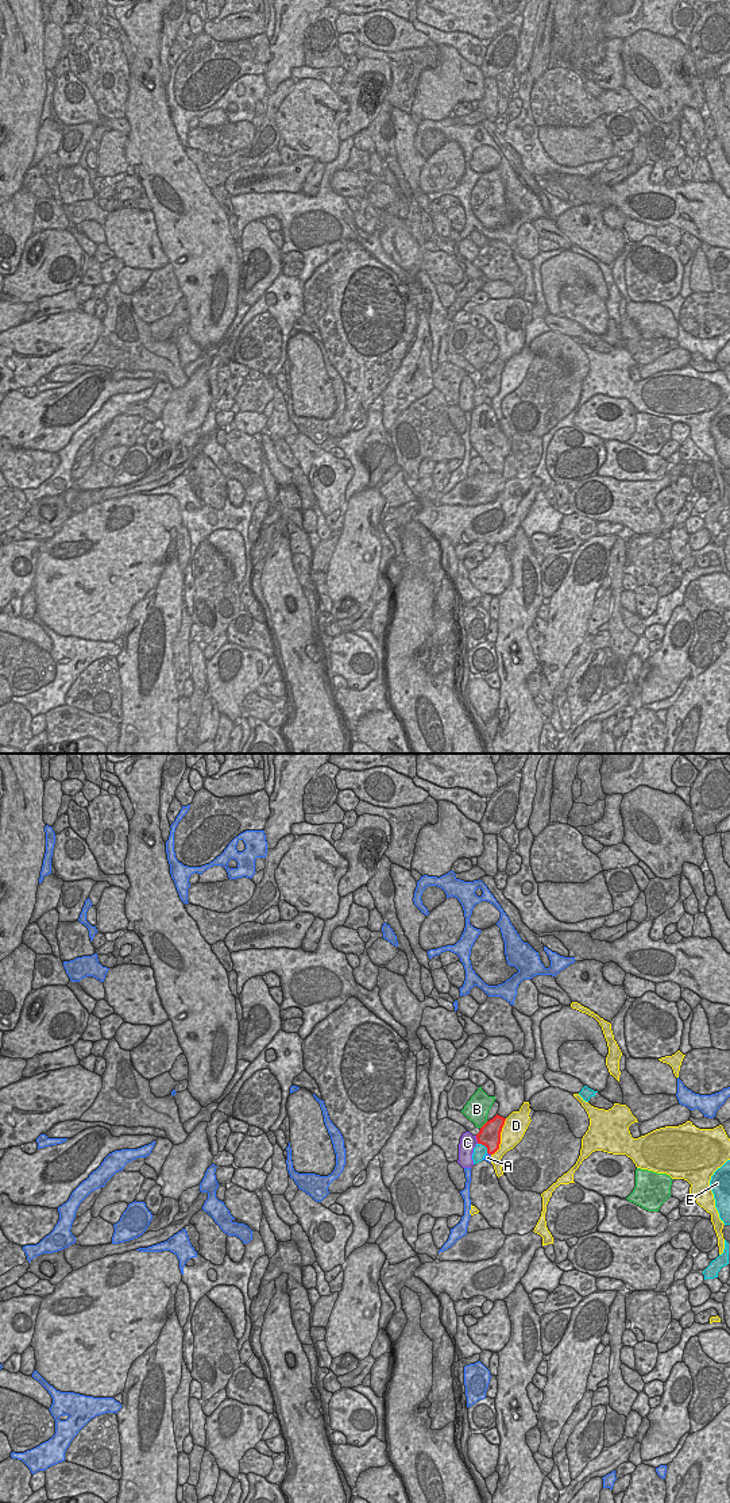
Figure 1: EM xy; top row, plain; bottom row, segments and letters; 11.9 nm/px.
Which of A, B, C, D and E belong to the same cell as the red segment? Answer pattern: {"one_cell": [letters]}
{"one_cell": []}

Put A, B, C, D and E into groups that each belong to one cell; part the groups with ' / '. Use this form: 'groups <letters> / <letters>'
groups A / B / C / D / E

